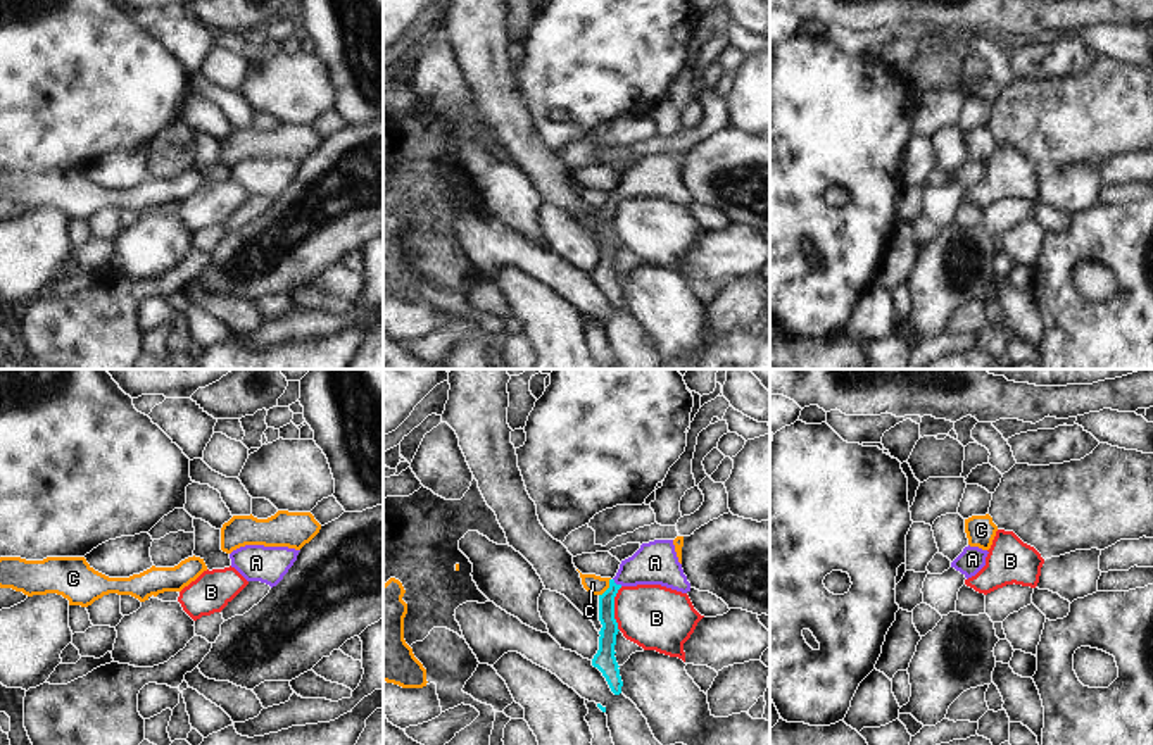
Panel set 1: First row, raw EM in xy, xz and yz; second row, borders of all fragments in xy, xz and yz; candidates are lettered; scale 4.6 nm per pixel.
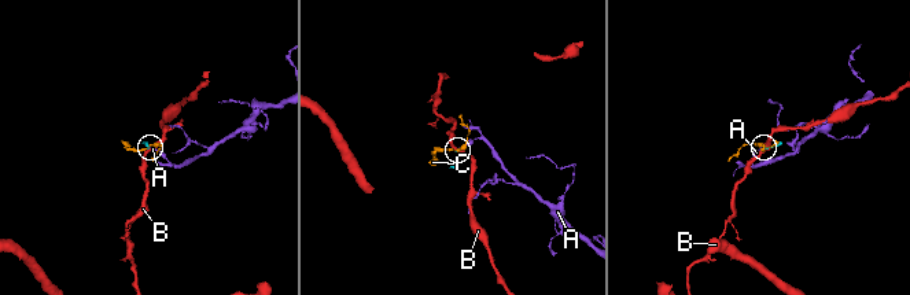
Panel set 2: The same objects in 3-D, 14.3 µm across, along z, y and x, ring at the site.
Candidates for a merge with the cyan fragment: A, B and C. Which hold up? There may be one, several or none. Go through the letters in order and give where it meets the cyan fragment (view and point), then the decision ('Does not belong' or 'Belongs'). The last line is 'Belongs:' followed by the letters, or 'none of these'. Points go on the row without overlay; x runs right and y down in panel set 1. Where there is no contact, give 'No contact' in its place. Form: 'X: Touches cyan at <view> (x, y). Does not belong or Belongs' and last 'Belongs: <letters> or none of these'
A: Touches cyan at xz (615, 197). Belongs
B: Touches cyan at xz (613, 223). Does not belong
C: Touches cyan at xz (610, 200). Does not belong
Belongs: A.

